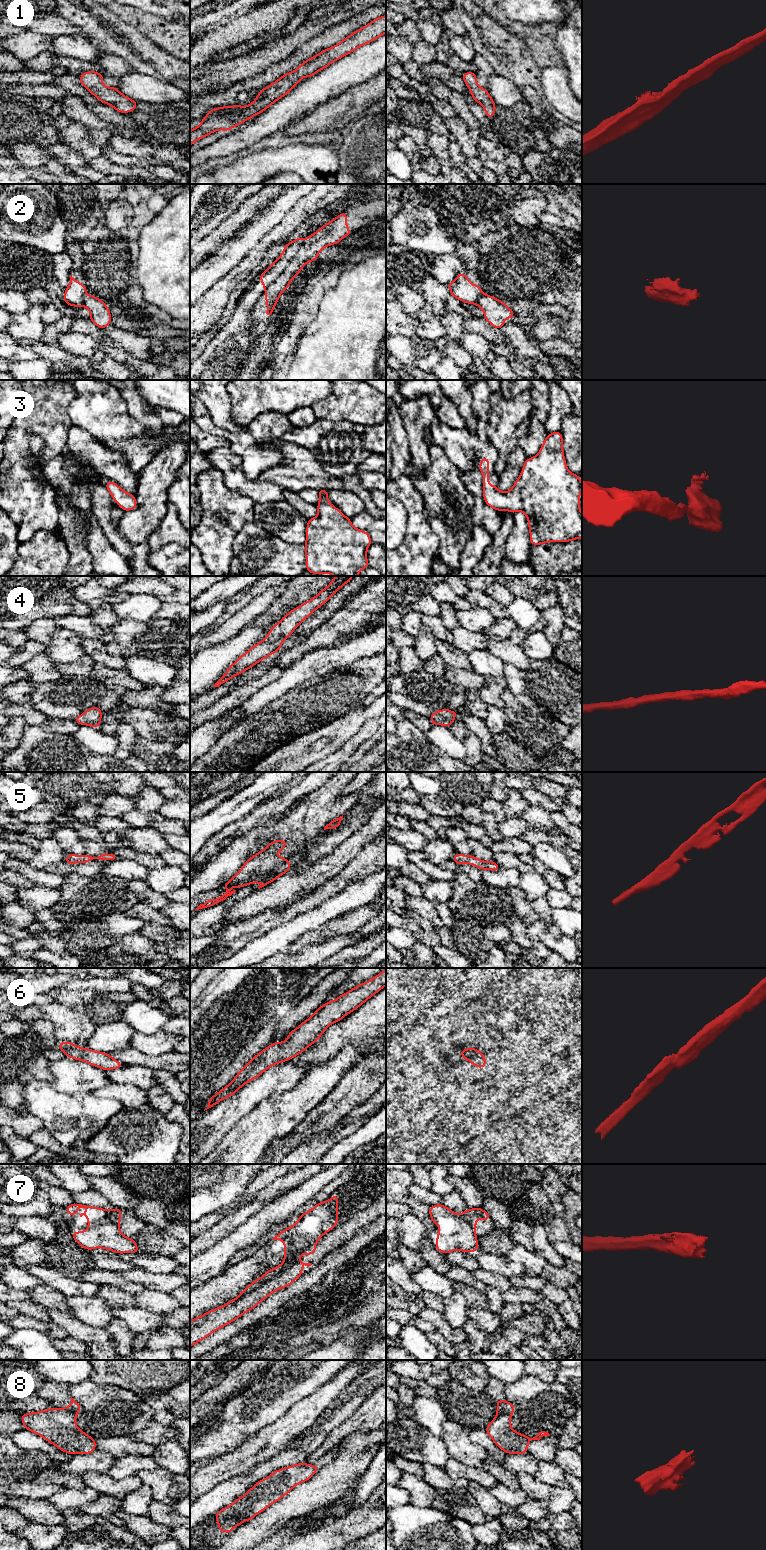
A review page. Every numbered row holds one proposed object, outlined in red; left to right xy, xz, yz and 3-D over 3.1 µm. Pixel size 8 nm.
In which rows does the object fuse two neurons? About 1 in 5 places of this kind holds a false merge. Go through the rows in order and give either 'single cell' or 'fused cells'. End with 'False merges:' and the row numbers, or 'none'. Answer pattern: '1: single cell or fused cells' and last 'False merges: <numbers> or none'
1: single cell
2: fused cells
3: single cell
4: single cell
5: single cell
6: single cell
7: fused cells
8: single cell
False merges: 2, 7

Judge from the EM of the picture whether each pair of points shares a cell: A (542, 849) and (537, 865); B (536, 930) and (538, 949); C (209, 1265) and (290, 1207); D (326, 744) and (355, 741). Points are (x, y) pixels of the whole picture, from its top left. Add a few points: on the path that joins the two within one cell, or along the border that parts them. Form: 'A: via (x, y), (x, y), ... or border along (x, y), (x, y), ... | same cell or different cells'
A: border along (531, 852), (548, 868) | different cells
B: via (536, 935), (536, 944) | same cell
C: via (229, 1246), (270, 1216) | same cell
D: border along (362, 725), (343, 745), (327, 756) | different cells

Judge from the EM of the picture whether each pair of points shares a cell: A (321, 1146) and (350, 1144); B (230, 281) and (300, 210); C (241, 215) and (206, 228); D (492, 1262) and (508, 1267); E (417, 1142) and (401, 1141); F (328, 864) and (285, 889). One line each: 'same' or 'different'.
A: different
B: same
C: different
D: same
E: same
F: same

